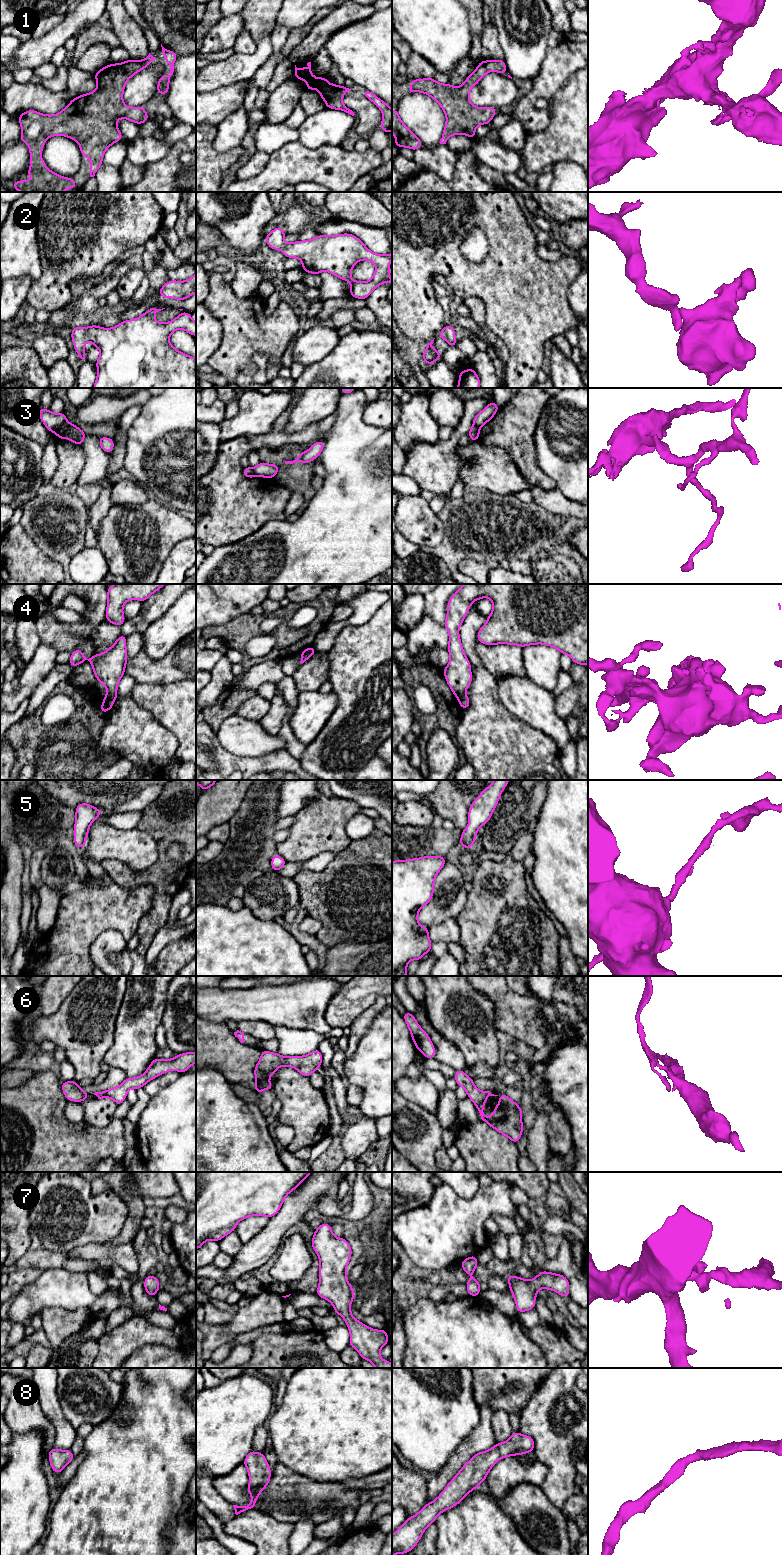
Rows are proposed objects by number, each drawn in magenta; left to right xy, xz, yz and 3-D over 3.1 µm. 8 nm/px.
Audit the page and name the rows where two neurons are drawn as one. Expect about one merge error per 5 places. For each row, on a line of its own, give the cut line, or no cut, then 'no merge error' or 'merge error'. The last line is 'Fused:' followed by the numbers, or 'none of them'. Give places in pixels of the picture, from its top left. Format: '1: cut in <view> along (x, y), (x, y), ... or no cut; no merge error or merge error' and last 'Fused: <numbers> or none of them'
1: no cut; no merge error
2: no cut; no merge error
3: cut in xy along (66, 420), (55, 432); merge error
4: cut in xy along (106, 695), (113, 700); merge error
5: no cut; no merge error
6: no cut; no merge error
7: no cut; no merge error
8: no cut; no merge error
Fused: 3, 4

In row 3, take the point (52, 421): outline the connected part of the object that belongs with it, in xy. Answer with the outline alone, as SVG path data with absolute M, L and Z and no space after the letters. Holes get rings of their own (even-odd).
M42 406L39 408L39 416L46 428L52 433L56 433L58 428L66 421L65 412L56 414Z

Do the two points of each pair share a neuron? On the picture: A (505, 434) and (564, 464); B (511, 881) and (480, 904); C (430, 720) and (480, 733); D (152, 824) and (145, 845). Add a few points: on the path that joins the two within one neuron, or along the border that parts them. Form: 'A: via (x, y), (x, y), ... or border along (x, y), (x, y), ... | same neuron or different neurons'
A: border along (536, 426), (535, 453), (537, 465), (542, 471) | different neurons
B: via (503, 890), (503, 896), (495, 904), (489, 904) | same neuron
C: border along (461, 709), (454, 737) | different neurons
D: border along (136, 827), (145, 831), (154, 840), (158, 850) | different neurons

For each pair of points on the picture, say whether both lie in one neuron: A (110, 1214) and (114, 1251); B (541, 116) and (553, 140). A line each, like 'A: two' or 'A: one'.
A: two
B: two

